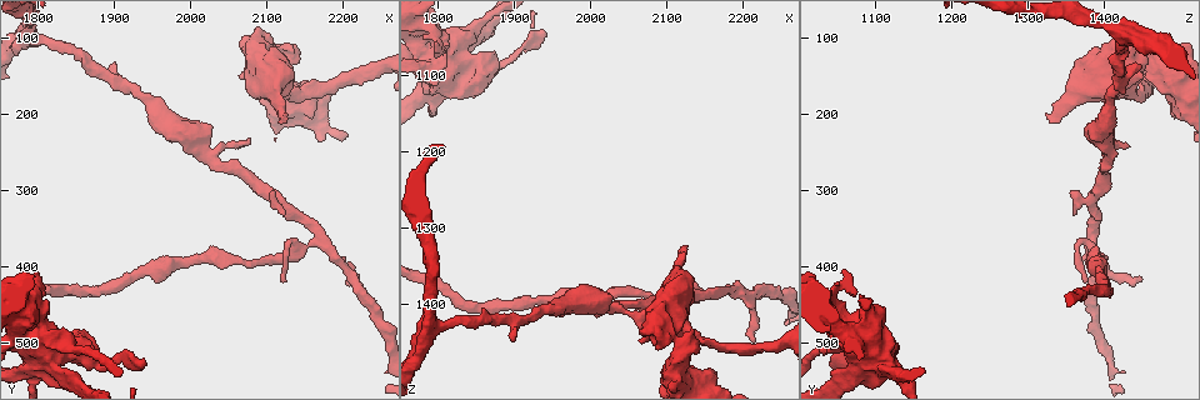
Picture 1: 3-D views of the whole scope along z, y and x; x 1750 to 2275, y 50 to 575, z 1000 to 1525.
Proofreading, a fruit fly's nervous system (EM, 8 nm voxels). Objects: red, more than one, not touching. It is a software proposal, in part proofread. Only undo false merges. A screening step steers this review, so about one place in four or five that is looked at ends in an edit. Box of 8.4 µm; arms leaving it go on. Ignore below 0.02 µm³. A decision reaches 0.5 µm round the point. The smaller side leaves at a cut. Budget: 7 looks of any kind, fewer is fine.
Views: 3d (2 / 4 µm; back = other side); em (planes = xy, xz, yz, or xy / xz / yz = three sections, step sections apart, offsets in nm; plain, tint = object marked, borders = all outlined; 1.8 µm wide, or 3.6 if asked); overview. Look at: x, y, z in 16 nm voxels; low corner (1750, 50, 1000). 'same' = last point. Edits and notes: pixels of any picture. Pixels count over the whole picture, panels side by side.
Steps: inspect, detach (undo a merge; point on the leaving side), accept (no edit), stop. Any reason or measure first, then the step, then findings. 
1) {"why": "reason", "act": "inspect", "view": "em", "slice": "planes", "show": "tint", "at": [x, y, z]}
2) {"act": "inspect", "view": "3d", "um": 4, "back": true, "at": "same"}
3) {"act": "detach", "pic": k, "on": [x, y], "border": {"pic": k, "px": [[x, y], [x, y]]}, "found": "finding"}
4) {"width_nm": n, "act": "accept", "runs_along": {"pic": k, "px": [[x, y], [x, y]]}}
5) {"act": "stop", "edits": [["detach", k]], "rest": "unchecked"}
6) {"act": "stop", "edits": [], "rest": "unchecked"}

{"why": "calibre changes", "act": "inspect", "view": "em", "um": 3.6, "slice": "xz", "step": 16, "show": "tint", "at": [2120, 145, 1375]}

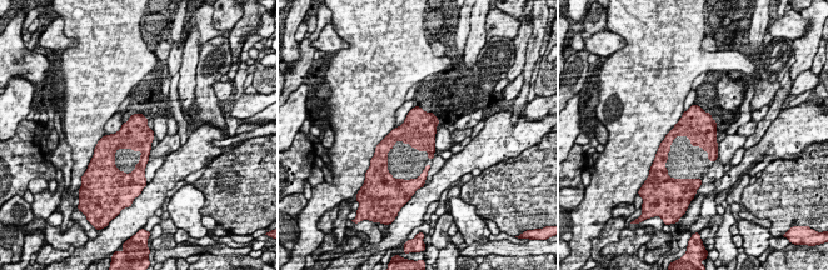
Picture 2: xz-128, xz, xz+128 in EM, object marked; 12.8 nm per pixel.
{"act": "accept", "found": "continuous, no second cell"}

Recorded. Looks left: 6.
{"why": "three-way junction", "act": "inspect", "view": "em", "slice": "planes", "show": "tint", "at": [1790, 90, 1425]}

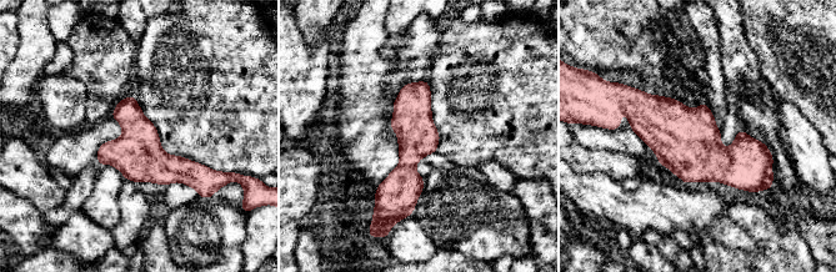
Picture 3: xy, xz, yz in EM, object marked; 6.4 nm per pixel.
{"act": "accept", "found": "continuous, no second cell"}

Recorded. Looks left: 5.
{"why": "thick turns thin", "act": "inspect", "view": "em", "slice": "planes", "show": "tint", "at": [1795, 545, 1130]}

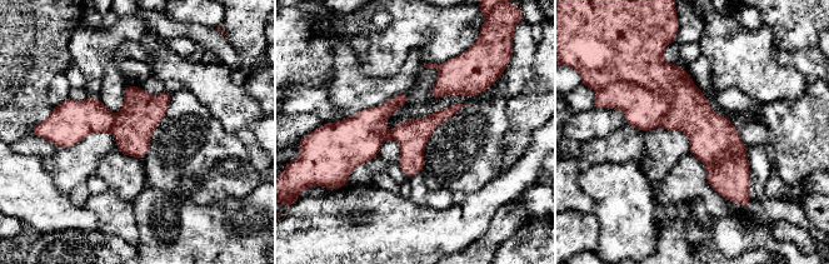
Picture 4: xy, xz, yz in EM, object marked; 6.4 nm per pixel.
{"act": "detach", "pic": 4, "on": [643, 109], "border": {"pic": 4, "px": [[624, 81], [668, 103], [660, 125]]}, "found": "two cells meet here"}

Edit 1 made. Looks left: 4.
{"act": "stop", "edits": [["detach", 4]], "rest": "unchecked"}

